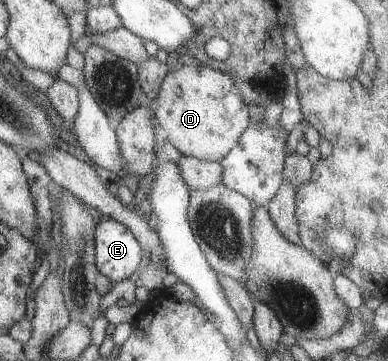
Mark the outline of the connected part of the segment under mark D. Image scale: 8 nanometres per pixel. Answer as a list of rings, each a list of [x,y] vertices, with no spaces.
[[[185,62],[168,71],[152,104],[161,138],[174,145],[183,156],[222,161],[251,124],[248,105],[244,104],[234,81],[231,75],[219,68],[193,62]]]

